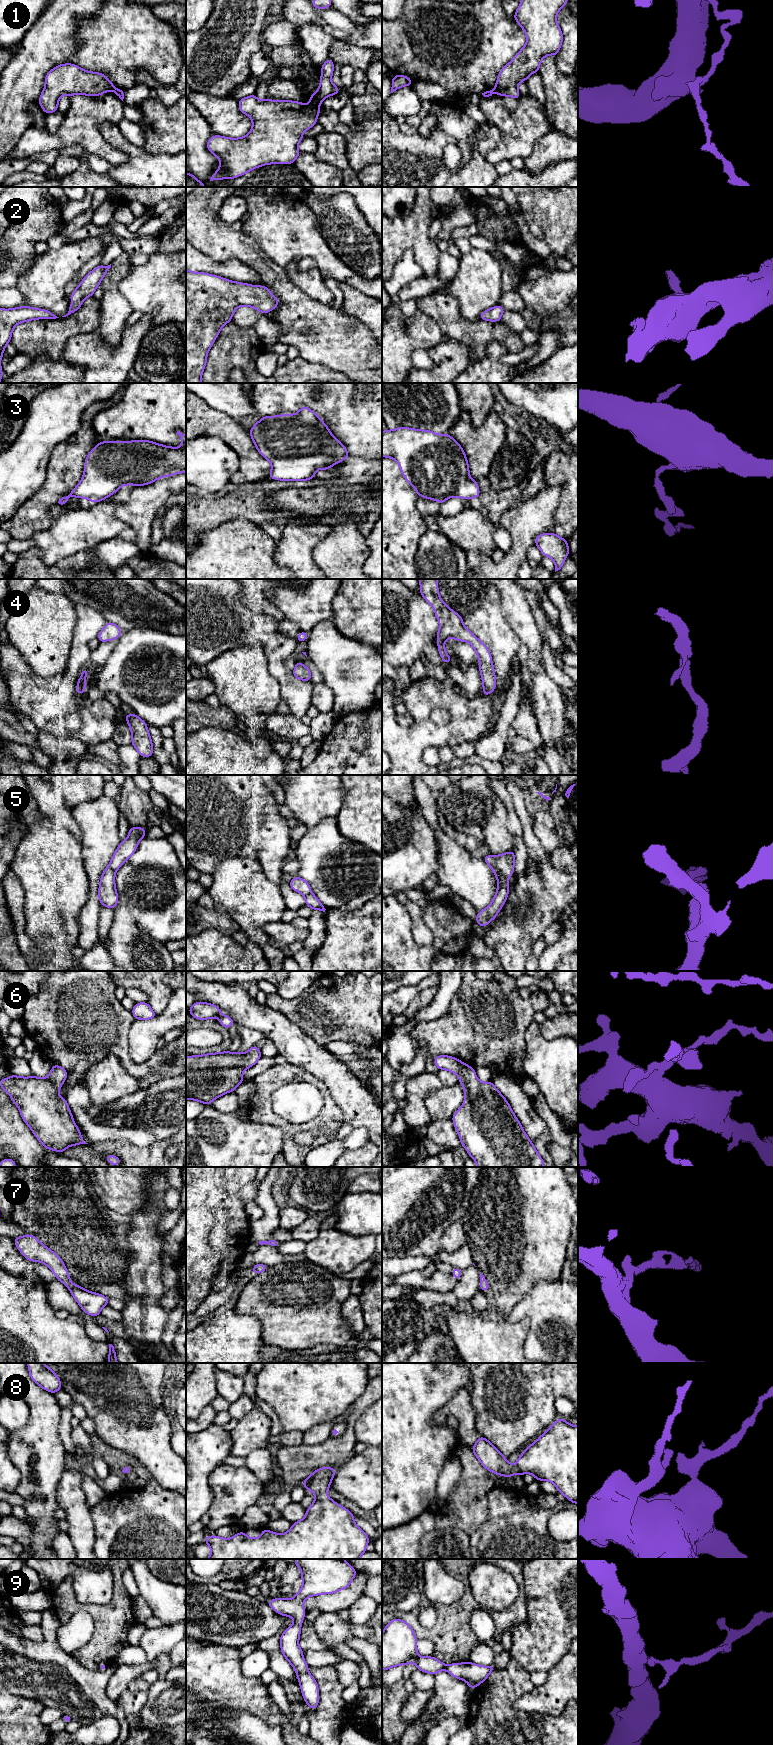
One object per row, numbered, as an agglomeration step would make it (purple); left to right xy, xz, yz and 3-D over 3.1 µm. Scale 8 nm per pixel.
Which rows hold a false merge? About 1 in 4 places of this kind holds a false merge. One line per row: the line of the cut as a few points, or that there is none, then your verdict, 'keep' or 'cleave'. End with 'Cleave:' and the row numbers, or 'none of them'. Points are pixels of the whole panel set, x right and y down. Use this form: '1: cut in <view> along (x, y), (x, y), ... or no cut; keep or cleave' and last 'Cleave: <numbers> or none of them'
1: cut in xz along (310, 102), (317, 107); cleave
2: no cut; keep
3: no cut; keep
4: no cut; keep
5: cut in yz along (494, 856), (496, 866), (507, 878); cleave
6: no cut; keep
7: no cut; keep
8: no cut; keep
9: no cut; keep
Cleave: 1, 5

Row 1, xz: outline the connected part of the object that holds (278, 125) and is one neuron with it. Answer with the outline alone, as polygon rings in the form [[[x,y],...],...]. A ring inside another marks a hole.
[[[255,94],[242,98],[238,105],[240,112],[251,118],[252,129],[242,138],[218,135],[209,138],[206,147],[220,160],[219,169],[210,181],[223,178],[231,180],[266,164],[293,164],[301,154],[298,144],[304,138],[303,132],[317,124],[321,112],[311,103],[305,105],[298,101],[268,99],[260,101]]]

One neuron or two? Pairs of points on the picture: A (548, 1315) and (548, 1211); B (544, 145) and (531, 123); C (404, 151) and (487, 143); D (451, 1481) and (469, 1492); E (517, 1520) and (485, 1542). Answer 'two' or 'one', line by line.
A: two
B: two
C: one
D: two
E: one

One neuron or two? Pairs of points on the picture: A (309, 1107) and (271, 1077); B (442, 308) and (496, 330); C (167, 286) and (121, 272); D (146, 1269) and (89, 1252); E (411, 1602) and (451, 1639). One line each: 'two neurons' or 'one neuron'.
A: two neurons
B: one neuron
C: two neurons
D: two neurons
E: two neurons

